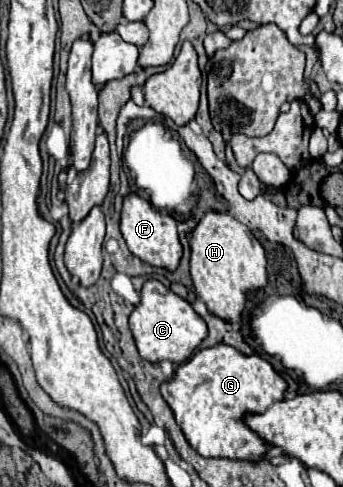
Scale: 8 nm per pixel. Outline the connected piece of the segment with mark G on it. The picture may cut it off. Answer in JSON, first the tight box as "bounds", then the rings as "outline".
{"bounds":[160,345,288,461],"outline":[[[216,345],[210,349],[198,351],[190,361],[178,365],[174,377],[166,381],[160,391],[166,403],[172,407],[176,415],[176,423],[182,427],[188,443],[202,455],[214,459],[236,459],[236,461],[262,461],[268,453],[270,445],[258,437],[246,423],[244,417],[248,413],[264,413],[272,403],[282,401],[288,383],[274,371],[274,367],[260,355],[244,355],[230,345]]]}

